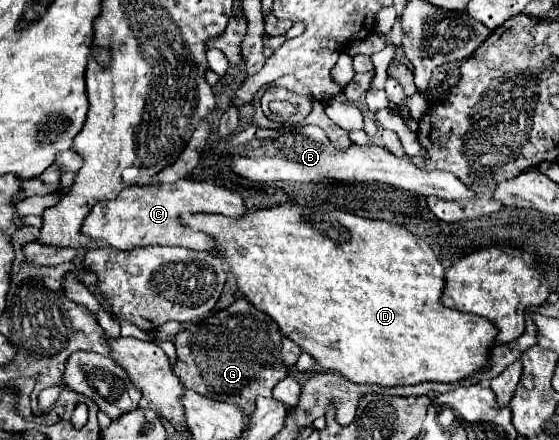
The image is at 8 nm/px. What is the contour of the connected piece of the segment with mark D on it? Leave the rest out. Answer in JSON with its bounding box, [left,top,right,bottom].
[183,204,497,386]

